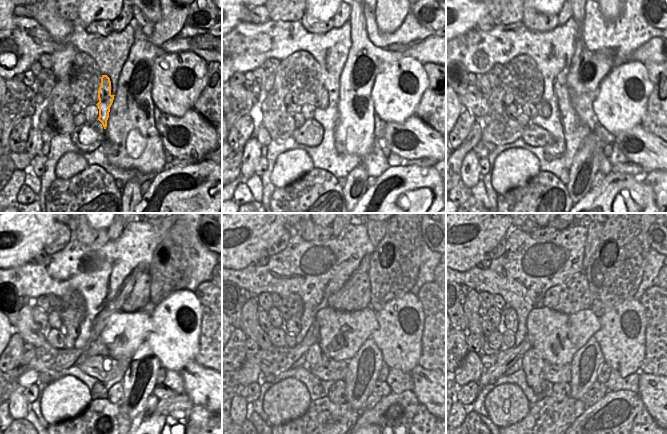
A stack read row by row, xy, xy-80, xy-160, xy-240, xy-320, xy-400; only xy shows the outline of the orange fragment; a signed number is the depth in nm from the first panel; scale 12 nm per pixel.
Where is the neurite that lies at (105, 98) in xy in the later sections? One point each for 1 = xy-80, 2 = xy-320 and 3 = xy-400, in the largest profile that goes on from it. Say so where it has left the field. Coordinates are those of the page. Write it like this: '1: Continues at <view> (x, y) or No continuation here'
1: Continues at xy-80 (326, 114)
2: Continues at xy-320 (314, 354)
3: Continues at xy-400 (533, 363).

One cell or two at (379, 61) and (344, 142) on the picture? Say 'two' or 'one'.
one

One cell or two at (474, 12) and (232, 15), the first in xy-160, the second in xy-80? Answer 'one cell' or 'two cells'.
one cell

